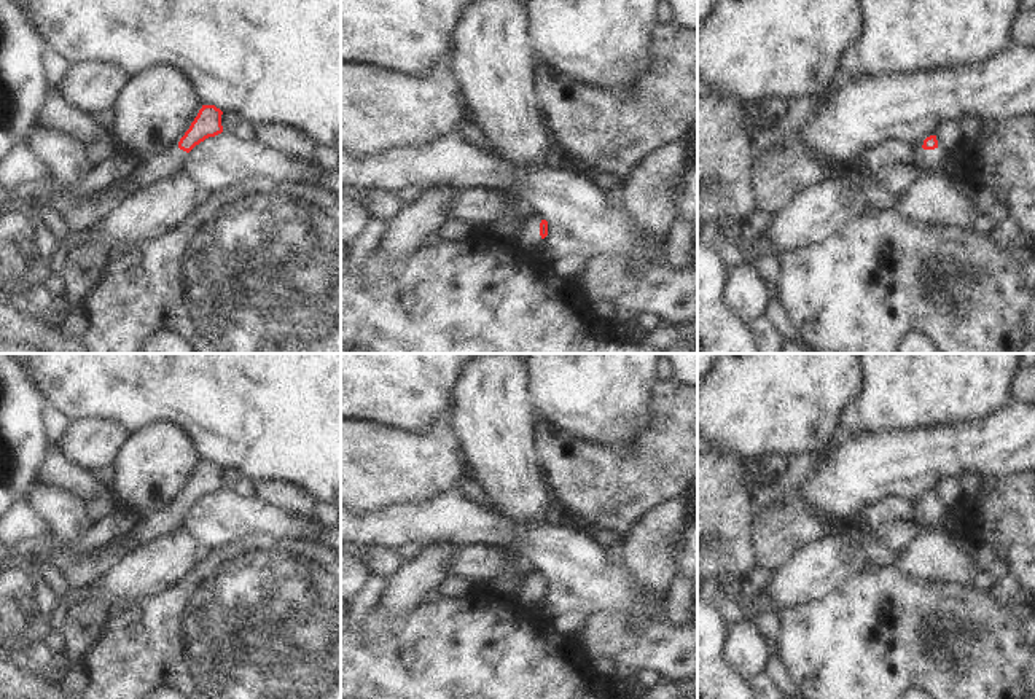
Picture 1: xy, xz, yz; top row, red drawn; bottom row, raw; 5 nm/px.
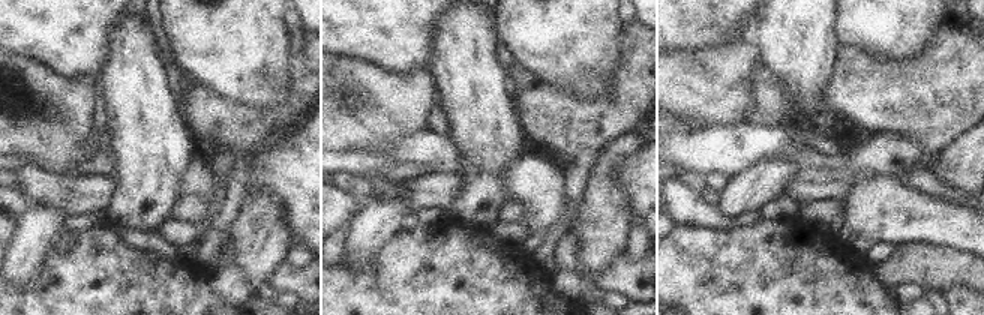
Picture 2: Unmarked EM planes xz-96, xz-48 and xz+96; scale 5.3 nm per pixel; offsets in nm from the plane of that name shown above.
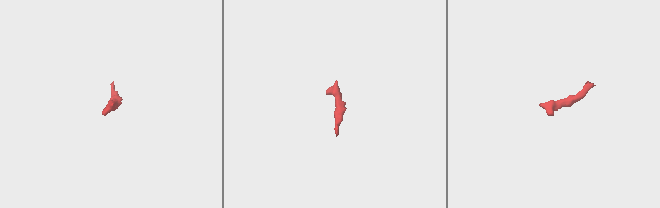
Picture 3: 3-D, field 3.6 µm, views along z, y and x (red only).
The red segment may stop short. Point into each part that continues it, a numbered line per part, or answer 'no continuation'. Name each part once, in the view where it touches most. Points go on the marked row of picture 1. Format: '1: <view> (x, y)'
1: xz (532, 231)

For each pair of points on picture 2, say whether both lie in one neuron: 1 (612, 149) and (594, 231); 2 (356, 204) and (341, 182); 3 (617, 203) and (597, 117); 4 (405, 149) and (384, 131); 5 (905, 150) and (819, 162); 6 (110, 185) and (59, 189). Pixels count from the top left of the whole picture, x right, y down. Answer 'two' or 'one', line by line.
1: one
2: two
3: two
4: two
5: two
6: one

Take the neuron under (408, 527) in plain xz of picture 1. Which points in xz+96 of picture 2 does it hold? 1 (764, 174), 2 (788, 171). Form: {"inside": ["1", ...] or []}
{"inside": []}

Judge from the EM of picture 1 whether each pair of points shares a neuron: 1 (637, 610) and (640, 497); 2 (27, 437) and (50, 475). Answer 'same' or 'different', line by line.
1: different
2: different

